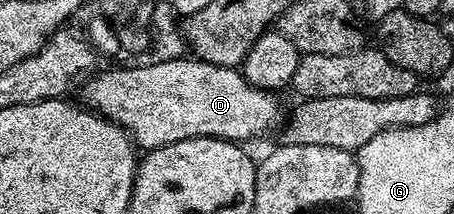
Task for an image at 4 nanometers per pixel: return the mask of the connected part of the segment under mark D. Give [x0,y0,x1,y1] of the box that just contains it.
[82,55,285,151]

